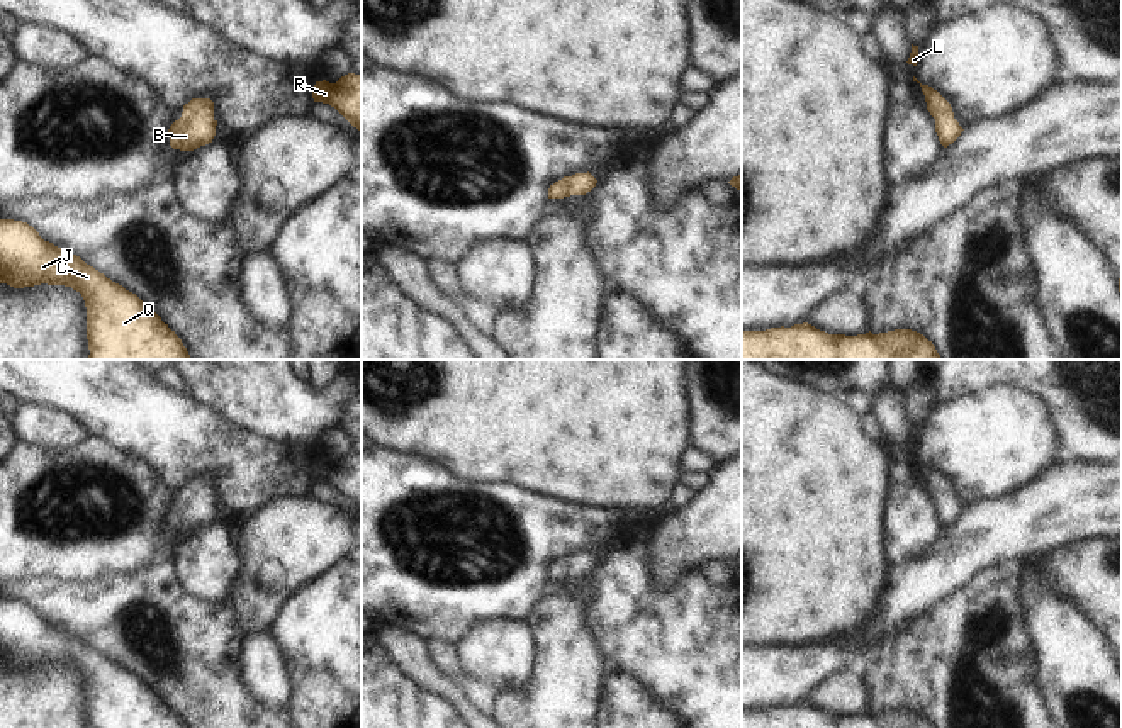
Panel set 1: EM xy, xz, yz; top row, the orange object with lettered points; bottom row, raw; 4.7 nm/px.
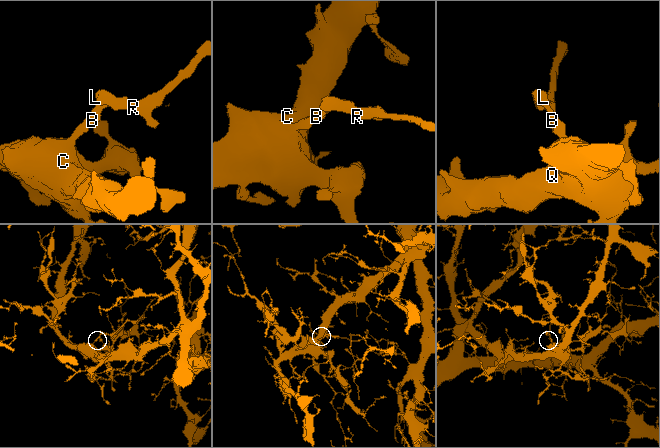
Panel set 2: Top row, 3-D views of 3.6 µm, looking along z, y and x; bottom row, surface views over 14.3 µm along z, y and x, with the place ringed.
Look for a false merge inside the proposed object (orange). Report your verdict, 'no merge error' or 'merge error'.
no merge error

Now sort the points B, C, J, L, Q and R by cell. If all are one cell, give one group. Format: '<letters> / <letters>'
B C J L Q R

